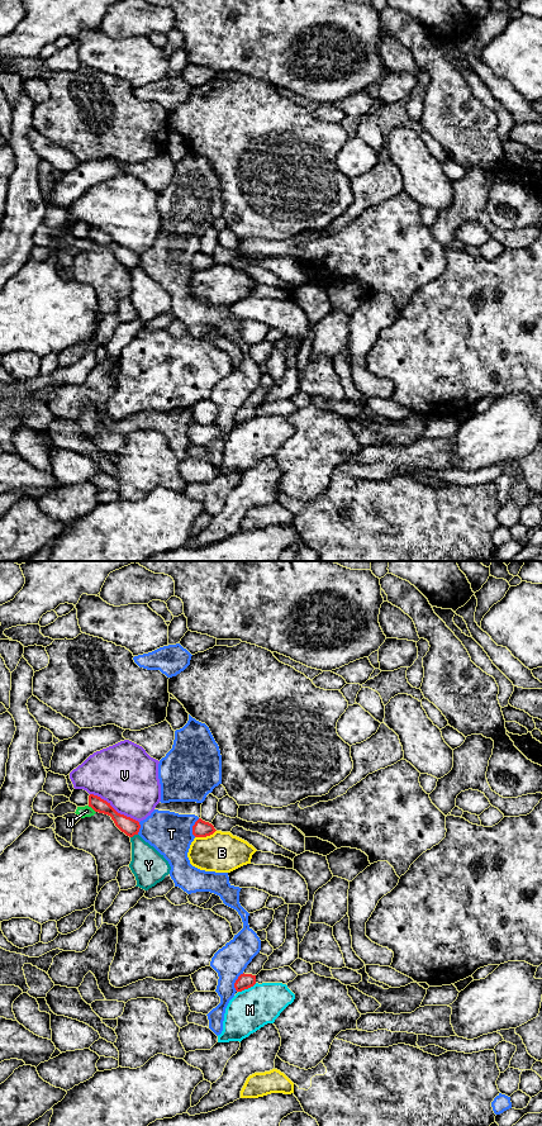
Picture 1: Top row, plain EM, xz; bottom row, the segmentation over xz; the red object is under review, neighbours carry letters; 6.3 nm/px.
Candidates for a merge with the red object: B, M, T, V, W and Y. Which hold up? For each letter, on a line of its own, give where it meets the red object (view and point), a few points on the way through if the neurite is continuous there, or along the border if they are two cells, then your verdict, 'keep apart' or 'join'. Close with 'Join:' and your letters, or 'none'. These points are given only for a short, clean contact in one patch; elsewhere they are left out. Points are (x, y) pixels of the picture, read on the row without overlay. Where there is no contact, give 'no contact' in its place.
B: meets red in xz at (205, 269); keep apart
M: meets red in xz at (247, 421); keep apart
T: meets red in xz at (236, 414); keep apart
V: meets red in xz at (113, 241); keep apart
W: meets red in xz at (91, 240); keep apart
Y: meets red in xz at (133, 267); border along xz (137, 266), (131, 270); keep apart
Join: none

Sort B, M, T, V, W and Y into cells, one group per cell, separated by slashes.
B / M / T / V / W / Y

